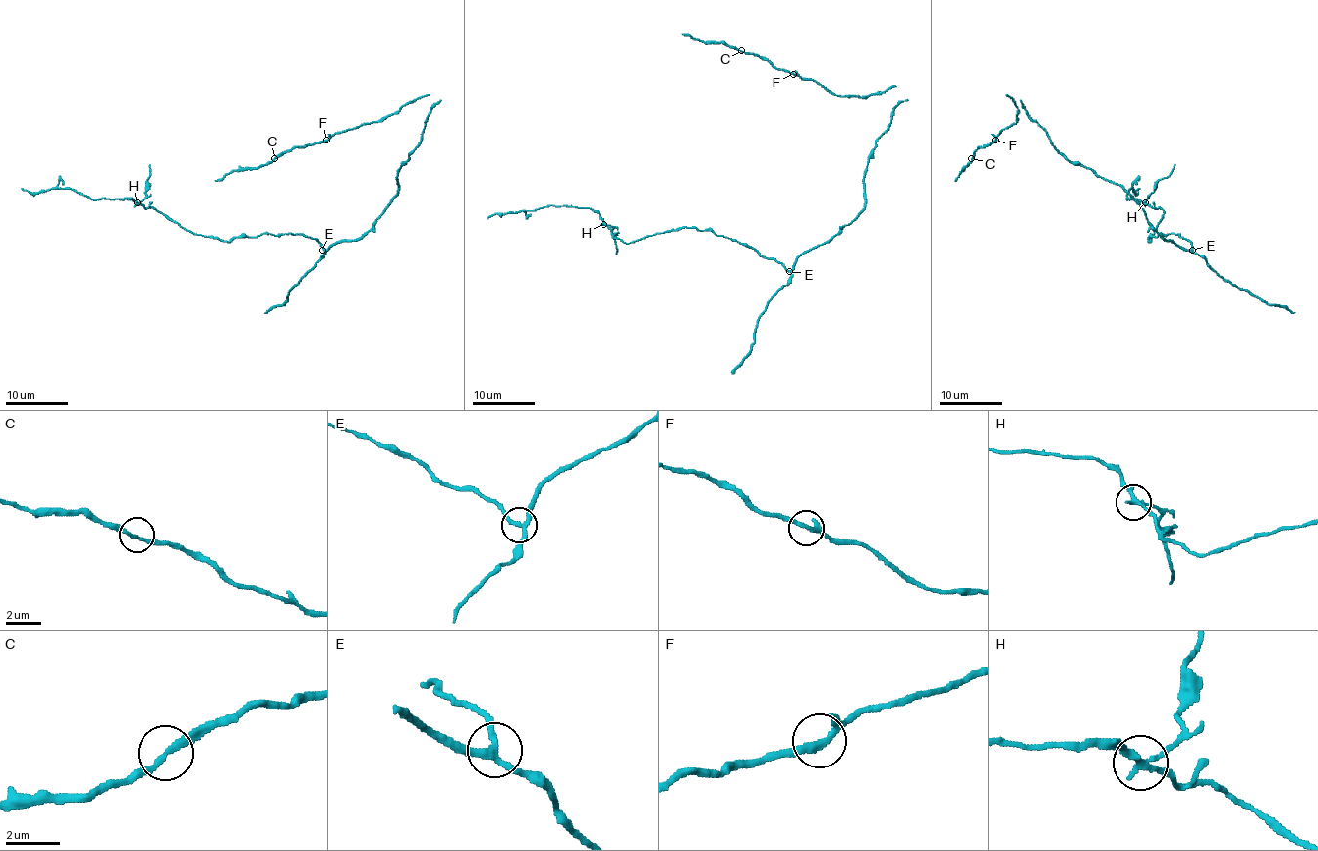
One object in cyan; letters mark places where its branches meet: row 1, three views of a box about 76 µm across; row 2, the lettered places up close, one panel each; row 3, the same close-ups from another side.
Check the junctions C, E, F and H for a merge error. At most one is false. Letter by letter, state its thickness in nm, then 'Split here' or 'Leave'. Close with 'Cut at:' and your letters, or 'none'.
C: Thickness 200 nm. Leave
E: Thickness 240 nm. Leave
F: Thickness 200 nm. Leave
H: Thickness 200 nm. Split here
Cut at: H

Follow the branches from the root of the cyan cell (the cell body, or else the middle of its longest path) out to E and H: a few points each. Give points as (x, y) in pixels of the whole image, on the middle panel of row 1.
E: (847, 224), (828, 242), (807, 250), (789, 271)
H: (847, 224), (828, 242), (807, 250), (791, 270), (712, 231), (681, 227), (625, 243), (602, 224)

